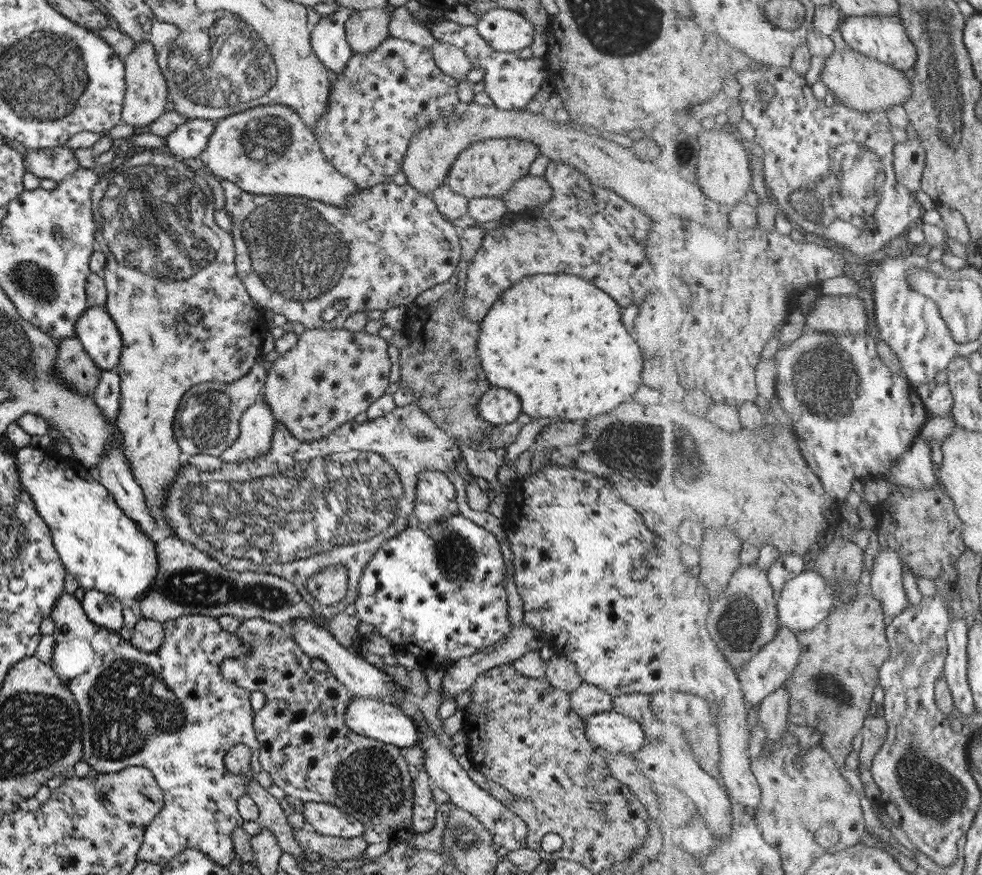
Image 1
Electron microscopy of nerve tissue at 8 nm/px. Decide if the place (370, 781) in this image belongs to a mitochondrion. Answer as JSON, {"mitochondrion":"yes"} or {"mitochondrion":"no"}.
{"mitochondrion":"yes"}

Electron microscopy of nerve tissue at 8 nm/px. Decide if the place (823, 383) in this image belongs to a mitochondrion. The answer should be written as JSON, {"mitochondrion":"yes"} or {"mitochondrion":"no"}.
{"mitochondrion":"yes"}

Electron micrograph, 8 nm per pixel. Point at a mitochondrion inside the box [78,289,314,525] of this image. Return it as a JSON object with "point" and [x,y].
{"point":[207,416]}

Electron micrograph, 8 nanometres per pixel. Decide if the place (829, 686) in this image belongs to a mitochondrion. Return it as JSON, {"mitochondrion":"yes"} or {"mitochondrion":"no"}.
{"mitochondrion":"yes"}

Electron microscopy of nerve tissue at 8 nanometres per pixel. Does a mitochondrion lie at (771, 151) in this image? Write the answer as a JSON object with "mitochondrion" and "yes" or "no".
{"mitochondrion":"no"}

